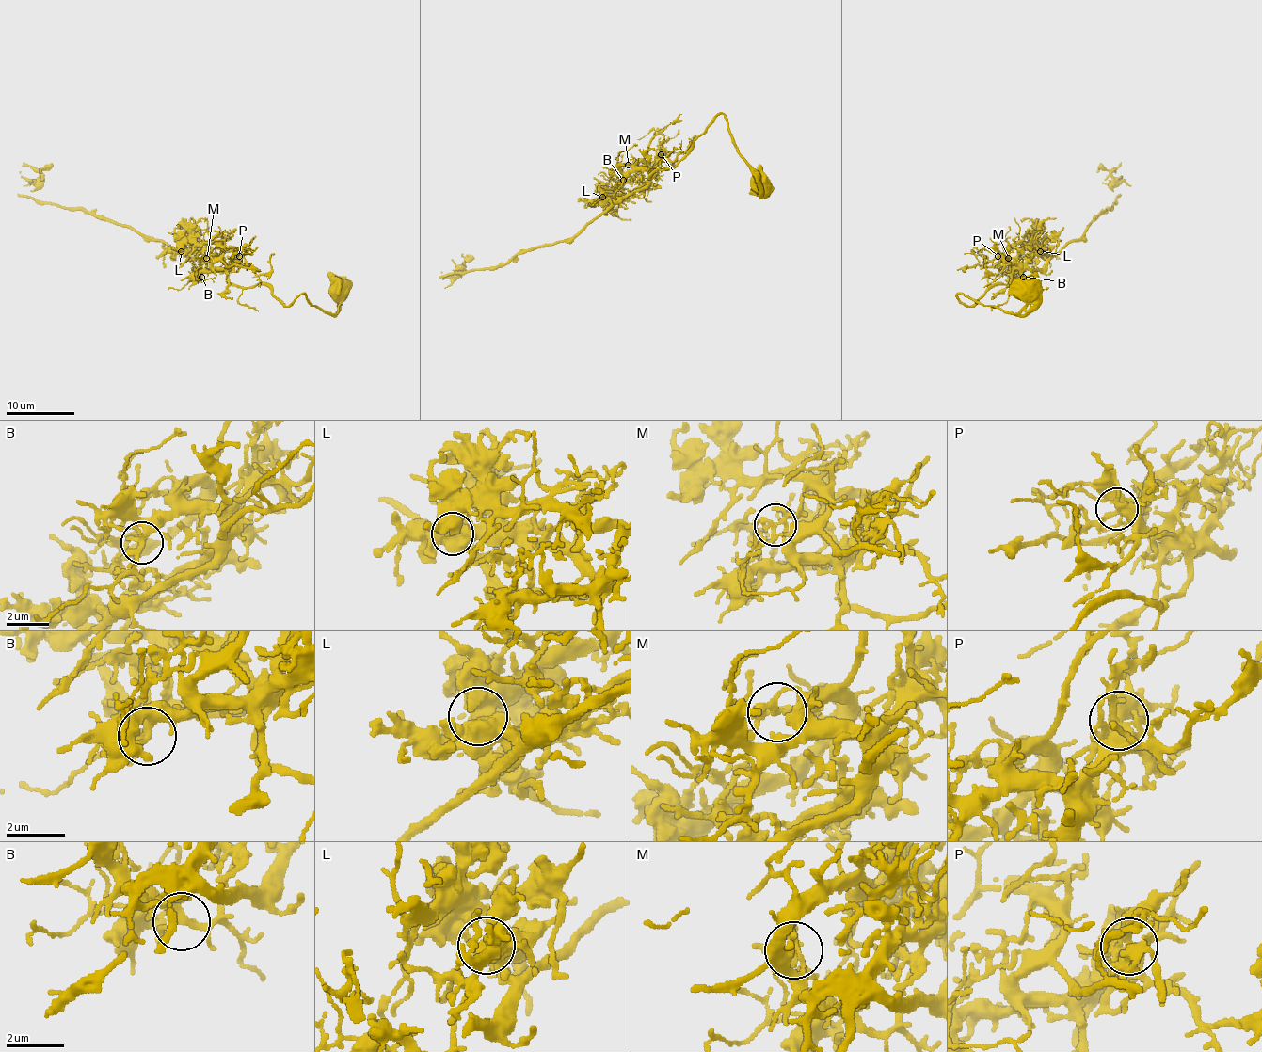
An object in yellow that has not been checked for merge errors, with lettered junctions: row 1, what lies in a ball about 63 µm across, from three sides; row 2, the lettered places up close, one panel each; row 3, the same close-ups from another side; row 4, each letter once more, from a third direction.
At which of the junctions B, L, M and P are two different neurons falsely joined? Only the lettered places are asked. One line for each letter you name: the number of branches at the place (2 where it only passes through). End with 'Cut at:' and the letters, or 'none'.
Cut at: none

